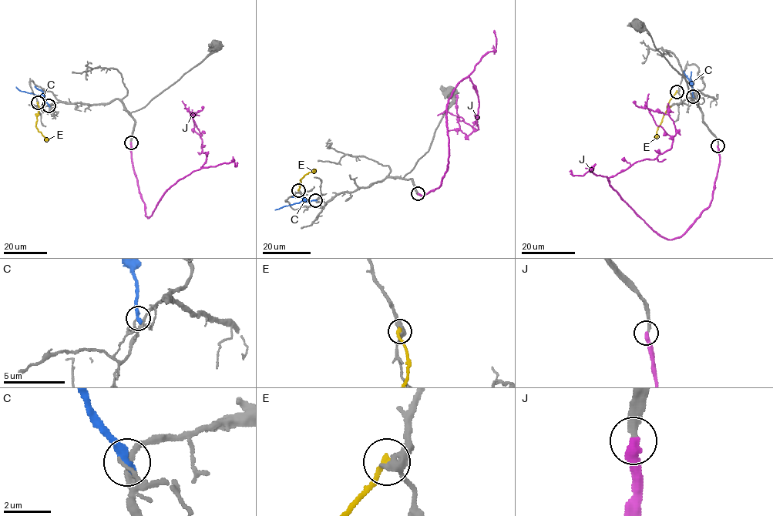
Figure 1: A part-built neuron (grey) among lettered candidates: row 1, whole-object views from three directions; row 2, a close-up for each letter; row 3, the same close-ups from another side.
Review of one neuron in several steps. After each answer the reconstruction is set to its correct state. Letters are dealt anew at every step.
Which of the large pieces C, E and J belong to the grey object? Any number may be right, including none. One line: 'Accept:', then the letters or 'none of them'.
Accept: none of them

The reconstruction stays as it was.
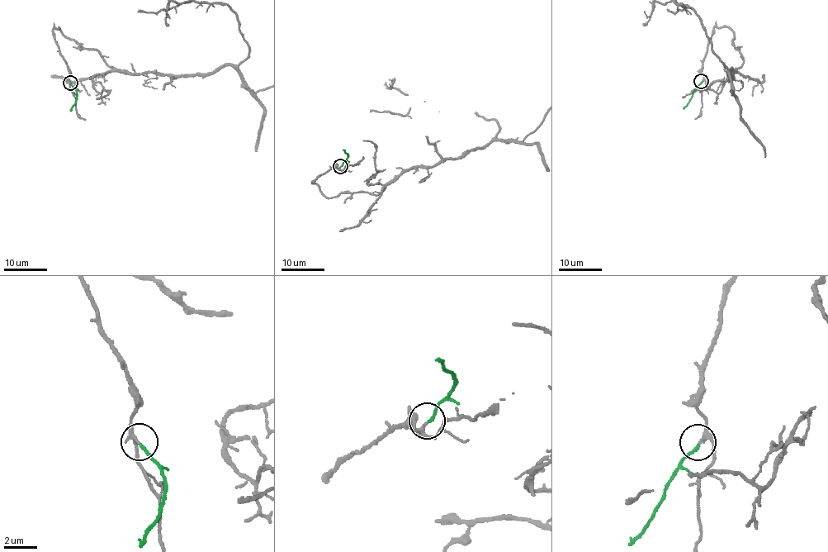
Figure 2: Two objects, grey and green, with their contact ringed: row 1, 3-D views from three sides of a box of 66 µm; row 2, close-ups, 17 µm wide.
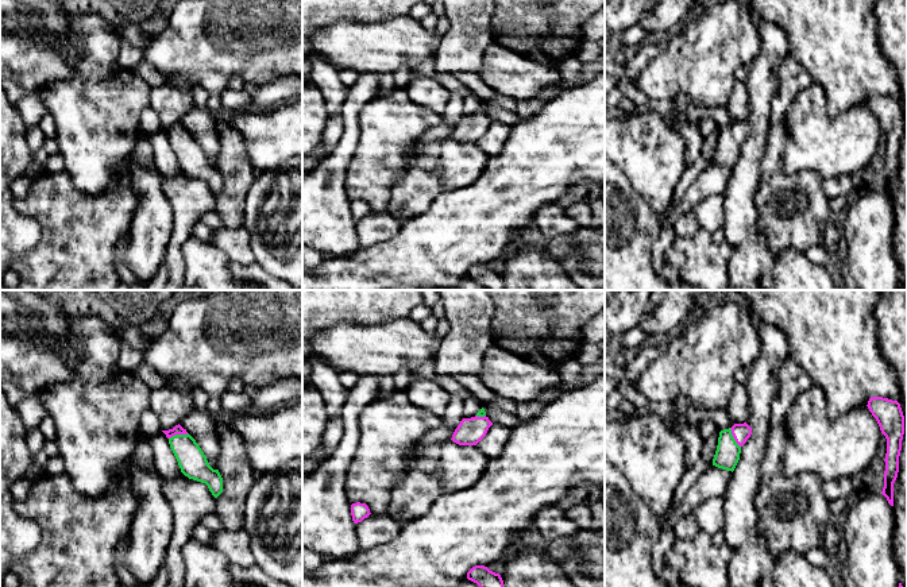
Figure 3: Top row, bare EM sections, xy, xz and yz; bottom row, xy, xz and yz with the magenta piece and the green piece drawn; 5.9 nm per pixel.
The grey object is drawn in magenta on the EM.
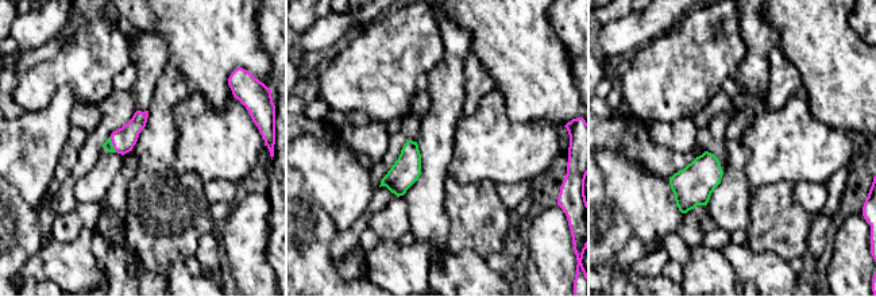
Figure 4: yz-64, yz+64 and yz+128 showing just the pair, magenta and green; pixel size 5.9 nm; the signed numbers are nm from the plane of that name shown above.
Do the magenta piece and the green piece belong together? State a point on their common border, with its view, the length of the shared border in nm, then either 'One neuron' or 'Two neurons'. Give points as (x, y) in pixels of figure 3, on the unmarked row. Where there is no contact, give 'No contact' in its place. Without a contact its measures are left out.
Touches magenta at xy (178, 131). Shared border 120 nm. One neuron

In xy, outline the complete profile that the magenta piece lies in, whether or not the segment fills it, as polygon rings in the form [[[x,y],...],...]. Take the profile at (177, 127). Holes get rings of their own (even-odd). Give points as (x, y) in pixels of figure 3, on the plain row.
[[[180,121],[162,128],[169,136],[170,146],[181,170],[189,177],[205,181],[215,196],[223,190],[223,175],[213,167],[196,138]]]

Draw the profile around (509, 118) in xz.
[[[483,103],[483,107],[486,109],[486,115],[493,121],[501,121],[509,127],[513,127],[524,120],[516,111],[513,112],[509,109],[503,109],[489,103]]]

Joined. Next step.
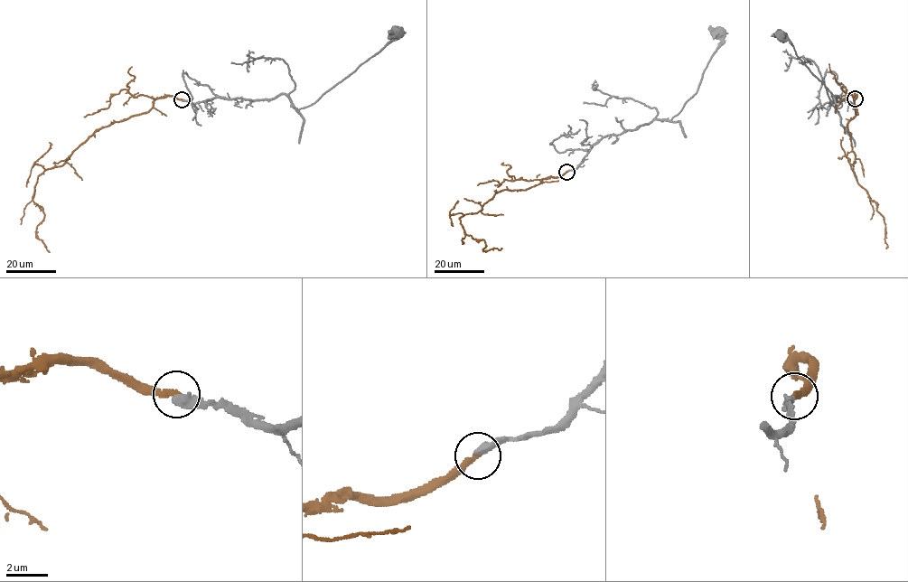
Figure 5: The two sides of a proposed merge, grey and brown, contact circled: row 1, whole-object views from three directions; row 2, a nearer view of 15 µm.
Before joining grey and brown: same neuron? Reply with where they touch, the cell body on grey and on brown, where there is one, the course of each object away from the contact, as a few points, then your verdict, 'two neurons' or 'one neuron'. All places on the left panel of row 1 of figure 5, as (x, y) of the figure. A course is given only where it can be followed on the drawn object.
place (182, 99); soma grey (398, 32); soma brown none; course grey (182, 99), (191, 103), (216, 98), (268, 99), (284, 94), (297, 109), (303, 108), (348, 77), (399, 32); course brown (182, 99), (159, 97), (147, 112), (102, 126), (38, 176), (33, 201), (44, 215), (36, 236), (50, 252); one neuron

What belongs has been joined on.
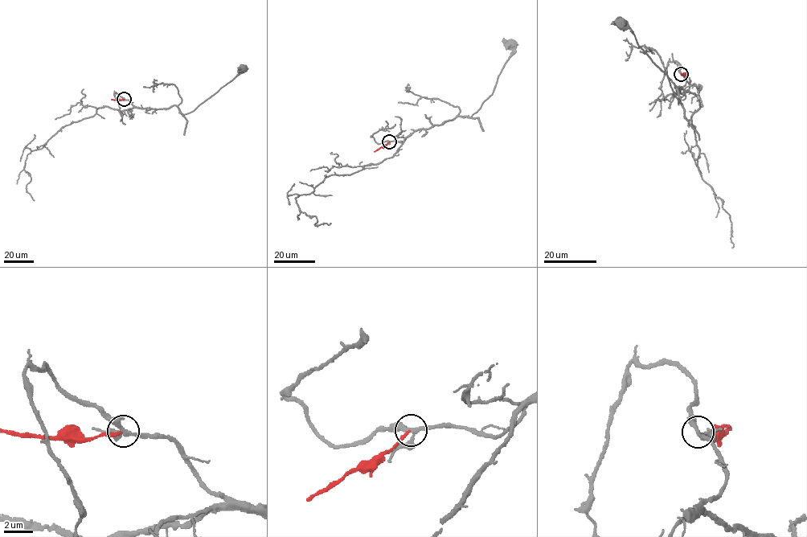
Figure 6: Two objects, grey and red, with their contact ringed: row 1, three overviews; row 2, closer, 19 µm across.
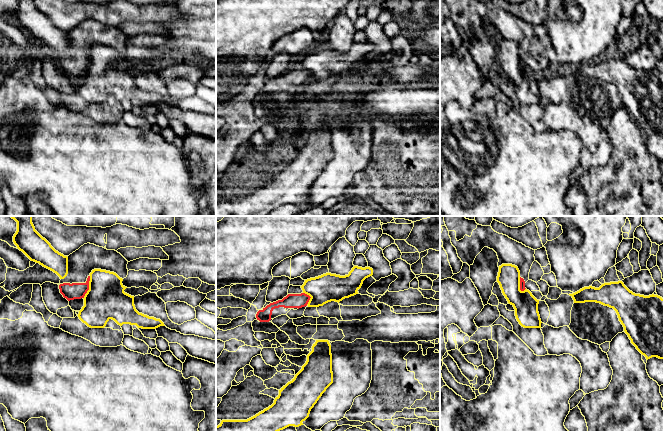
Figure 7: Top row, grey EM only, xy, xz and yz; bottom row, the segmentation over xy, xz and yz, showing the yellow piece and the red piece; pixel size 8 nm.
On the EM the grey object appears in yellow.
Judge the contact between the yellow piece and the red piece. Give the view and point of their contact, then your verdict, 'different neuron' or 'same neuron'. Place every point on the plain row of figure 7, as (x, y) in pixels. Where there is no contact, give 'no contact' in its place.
xy (89, 63) | different neuron

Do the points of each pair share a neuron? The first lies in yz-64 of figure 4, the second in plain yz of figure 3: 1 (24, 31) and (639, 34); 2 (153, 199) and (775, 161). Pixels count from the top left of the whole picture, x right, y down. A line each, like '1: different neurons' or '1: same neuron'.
1: different neurons
2: same neuron

